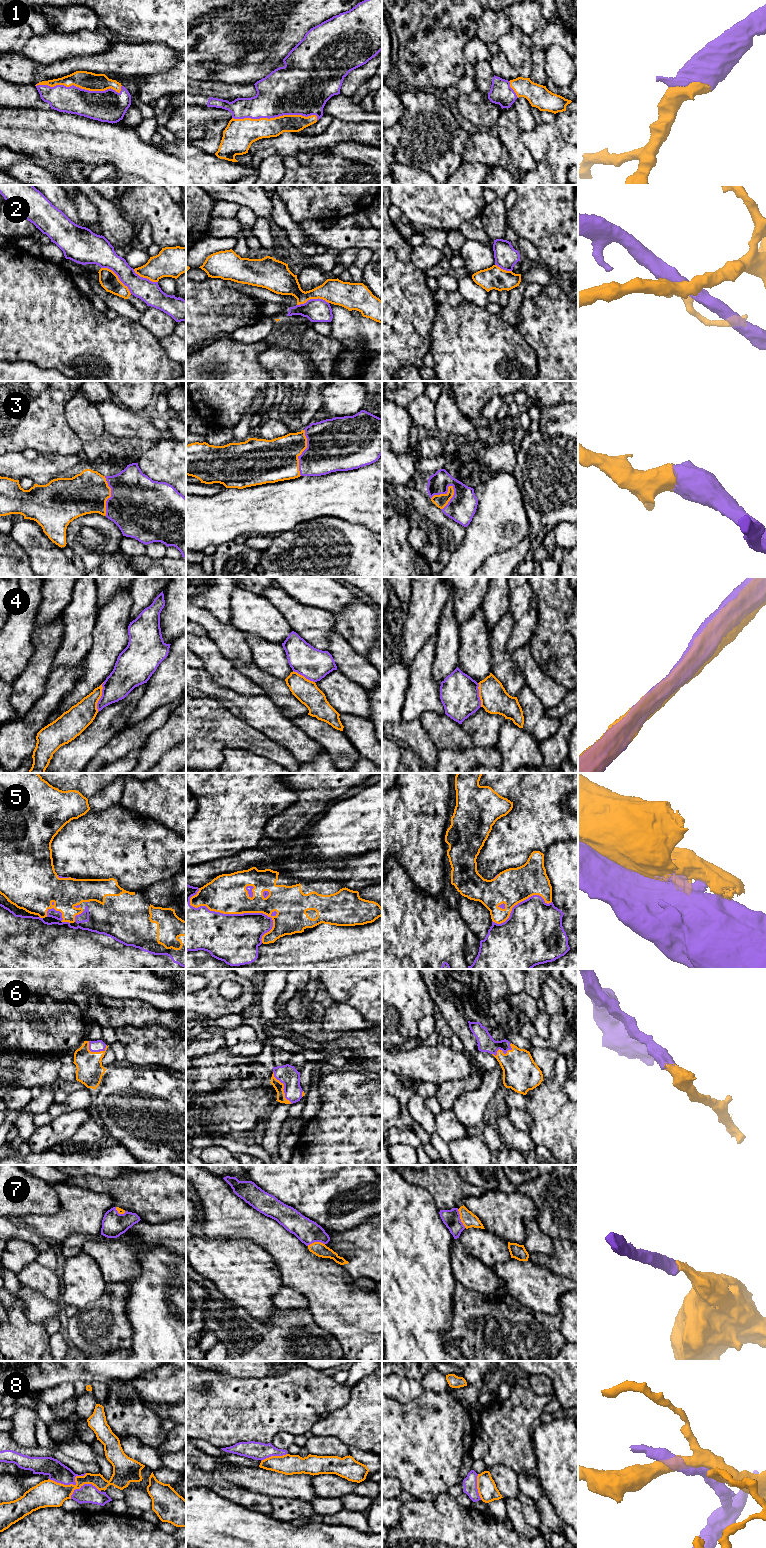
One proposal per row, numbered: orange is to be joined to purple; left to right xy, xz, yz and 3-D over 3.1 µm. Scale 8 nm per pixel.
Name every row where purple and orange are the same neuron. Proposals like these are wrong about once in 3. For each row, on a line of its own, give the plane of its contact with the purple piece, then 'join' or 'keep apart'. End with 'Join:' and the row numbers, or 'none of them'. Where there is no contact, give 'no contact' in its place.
1: contact in xy; join
2: contact in xy; keep apart
3: contact in yz; join
4: contact in xy; keep apart
5: contact in xz; keep apart
6: contact in xz; join
7: contact in yz; join
8: contact in xy; keep apart
Join: 1, 3, 6, 7

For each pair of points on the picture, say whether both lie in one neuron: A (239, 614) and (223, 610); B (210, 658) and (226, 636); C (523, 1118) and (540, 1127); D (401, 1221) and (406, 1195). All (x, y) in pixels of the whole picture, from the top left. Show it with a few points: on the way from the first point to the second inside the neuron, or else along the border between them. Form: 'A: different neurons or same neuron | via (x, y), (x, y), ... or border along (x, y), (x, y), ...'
A: different neurons | border along (235, 589), (230, 596), (230, 623)
B: different neurons | border along (207, 636), (215, 644), (218, 651), (231, 661)
C: different neurons | border along (524, 1108), (531, 1117), (531, 1127), (528, 1131)
D: same neuron | via (401, 1215), (401, 1201)

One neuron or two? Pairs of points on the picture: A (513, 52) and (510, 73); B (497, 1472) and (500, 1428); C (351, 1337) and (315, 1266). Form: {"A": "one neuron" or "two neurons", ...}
{"A": "two neurons", "B": "two neurons", "C": "one neuron"}

